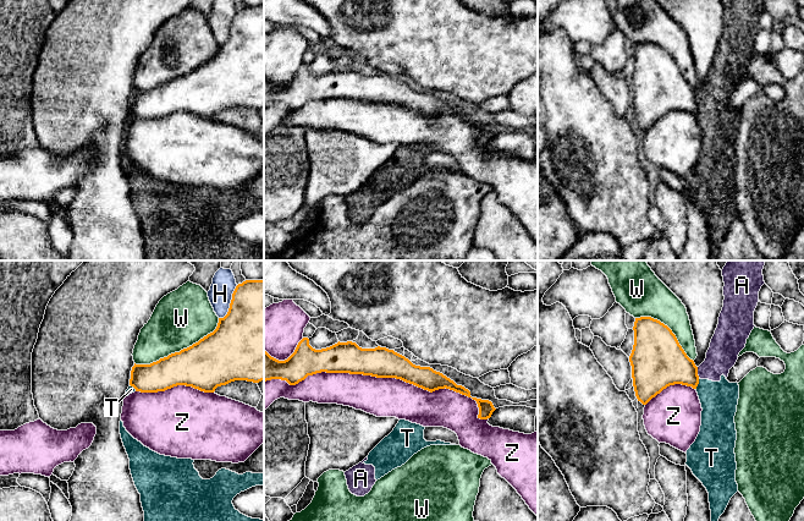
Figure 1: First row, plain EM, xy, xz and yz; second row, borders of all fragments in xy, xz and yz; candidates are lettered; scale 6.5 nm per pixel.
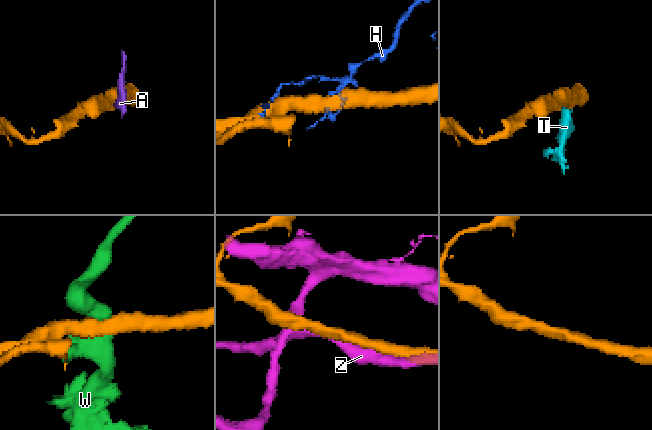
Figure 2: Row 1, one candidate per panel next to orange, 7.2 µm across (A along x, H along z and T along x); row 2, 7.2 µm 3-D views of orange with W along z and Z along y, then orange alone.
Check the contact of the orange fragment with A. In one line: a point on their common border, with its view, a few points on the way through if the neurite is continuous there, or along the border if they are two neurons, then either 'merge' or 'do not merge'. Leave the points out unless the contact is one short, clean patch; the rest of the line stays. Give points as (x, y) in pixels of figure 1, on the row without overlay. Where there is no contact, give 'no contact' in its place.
meets orange in yz at (697, 98); border along yz (697, 93), (699, 103); do not merge

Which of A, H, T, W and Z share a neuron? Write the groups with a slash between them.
A T / H / W / Z

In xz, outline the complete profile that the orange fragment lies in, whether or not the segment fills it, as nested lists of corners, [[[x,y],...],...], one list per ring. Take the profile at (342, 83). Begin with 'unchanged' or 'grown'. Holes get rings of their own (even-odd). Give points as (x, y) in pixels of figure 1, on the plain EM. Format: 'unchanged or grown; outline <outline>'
unchanged; outline [[[303,64],[285,87],[271,83],[264,76],[264,108],[281,105],[296,111],[308,102],[321,98],[396,104],[430,119],[446,114],[472,124],[468,115],[457,111],[442,99],[430,93],[415,92],[386,73],[362,75],[352,67],[338,67],[330,73],[315,76],[309,71],[309,65]]]

